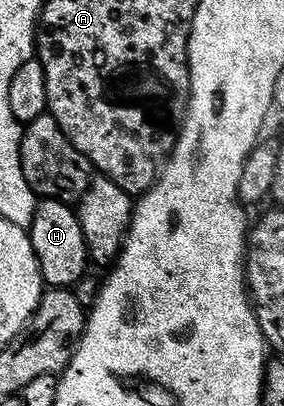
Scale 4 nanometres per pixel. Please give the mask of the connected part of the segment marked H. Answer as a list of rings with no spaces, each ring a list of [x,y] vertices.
[[[39,199],[34,205],[32,222],[28,226],[30,245],[36,254],[43,281],[56,288],[70,288],[88,269],[84,234],[80,230],[78,213],[63,200]]]

